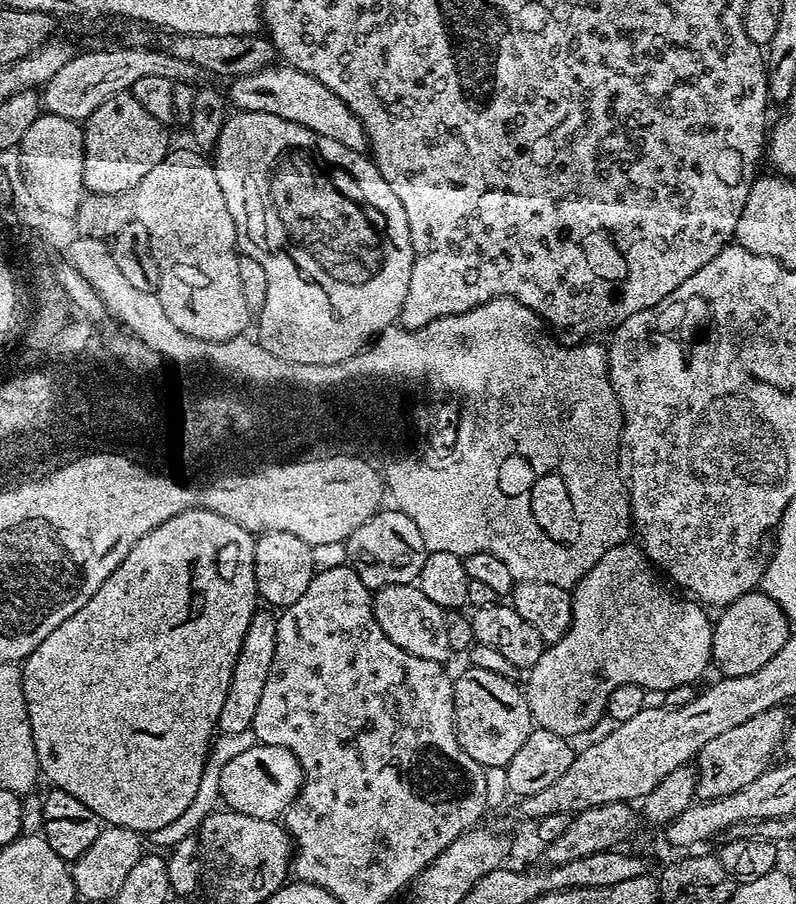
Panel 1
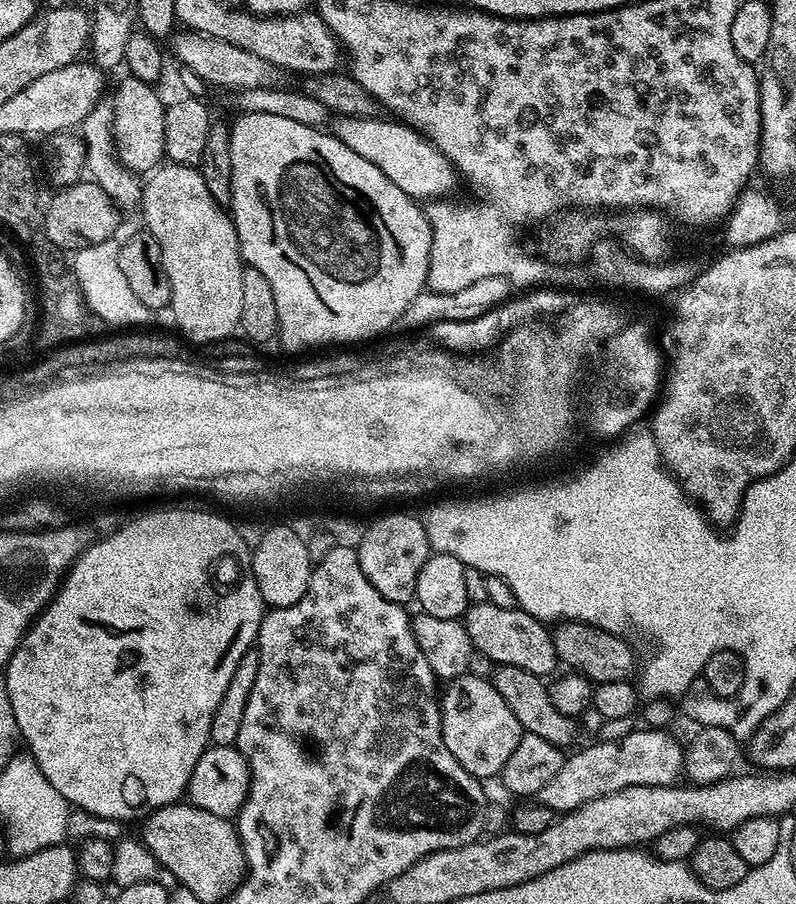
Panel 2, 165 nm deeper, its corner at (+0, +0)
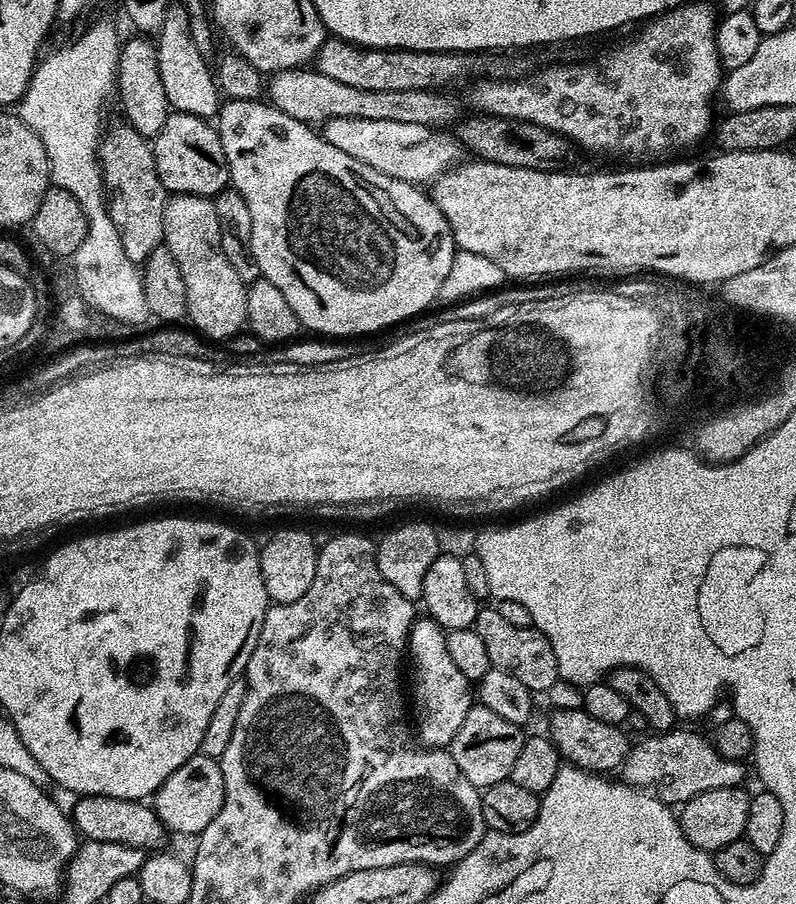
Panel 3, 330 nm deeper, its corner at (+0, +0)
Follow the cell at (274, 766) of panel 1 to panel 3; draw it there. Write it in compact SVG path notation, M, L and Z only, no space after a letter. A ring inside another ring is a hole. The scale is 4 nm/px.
M197 754L162 782L154 797L154 807L169 833L181 832L184 836L196 838L206 830L206 826L210 826L210 822L214 822L218 810L222 810L223 801L224 779L219 759Z

